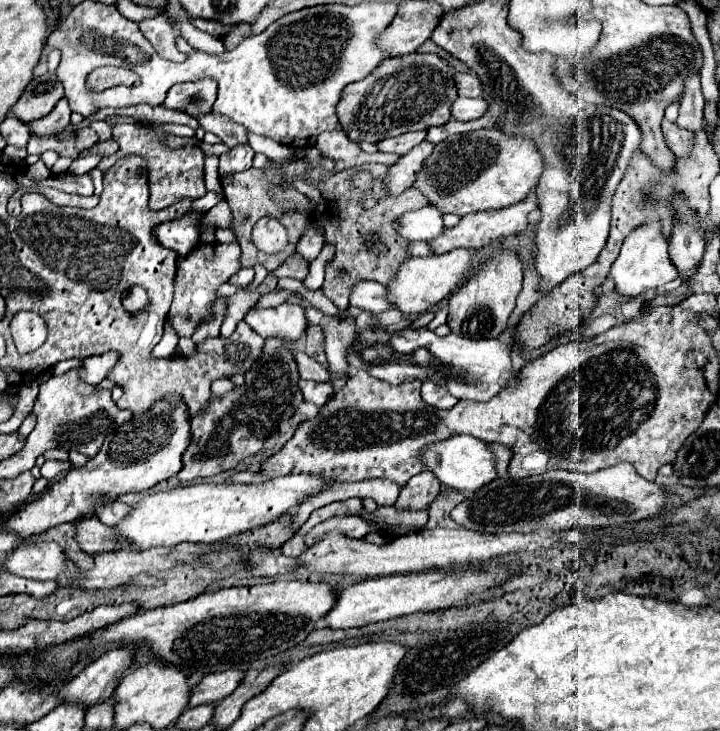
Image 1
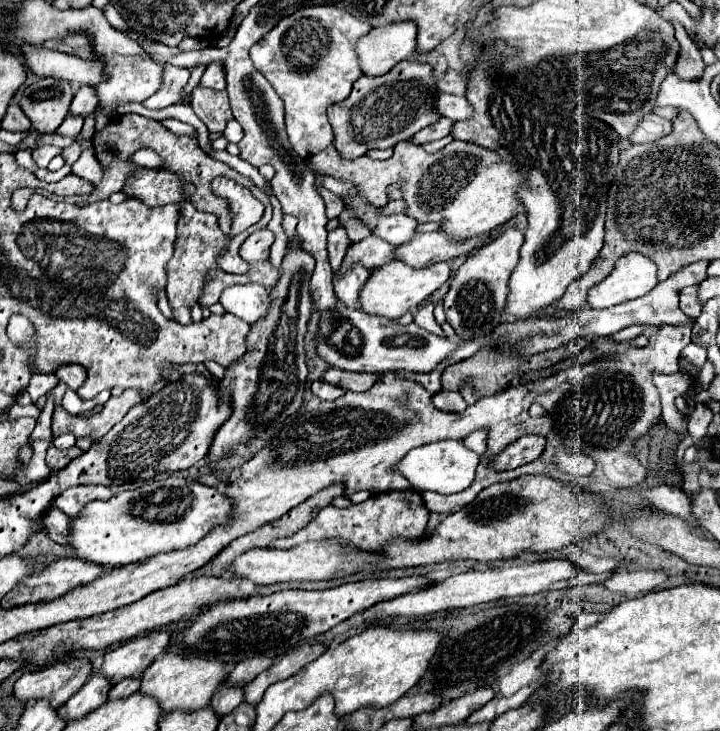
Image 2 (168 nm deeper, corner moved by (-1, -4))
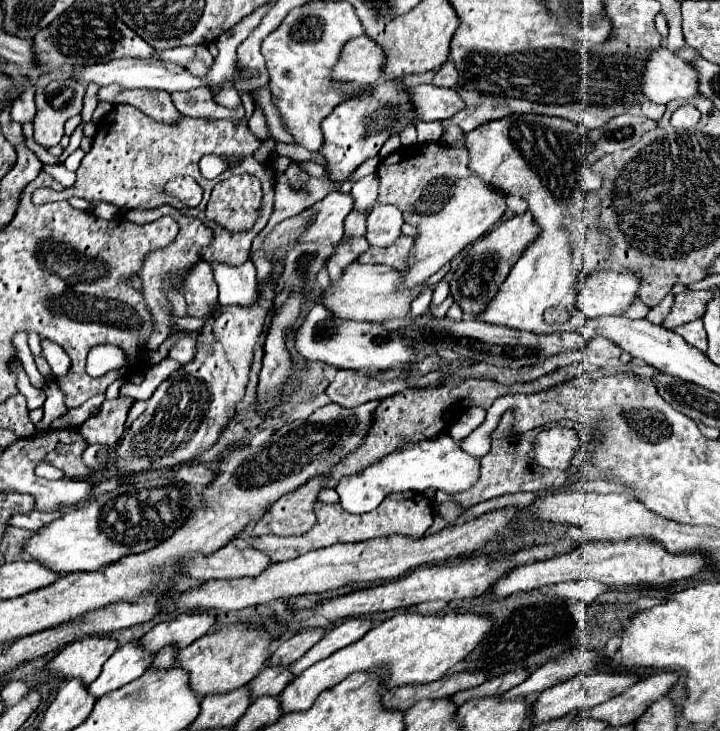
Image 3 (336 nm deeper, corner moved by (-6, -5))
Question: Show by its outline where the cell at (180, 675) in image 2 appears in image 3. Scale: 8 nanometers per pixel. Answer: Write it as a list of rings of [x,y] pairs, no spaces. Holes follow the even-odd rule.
[[[235,623],[207,633],[189,647],[181,649],[177,665],[189,671],[189,683],[201,697],[209,693],[227,693],[227,689],[247,685],[253,677],[259,675],[259,671],[267,663],[267,657],[271,655],[273,641],[273,635],[265,629],[249,627],[249,623]]]

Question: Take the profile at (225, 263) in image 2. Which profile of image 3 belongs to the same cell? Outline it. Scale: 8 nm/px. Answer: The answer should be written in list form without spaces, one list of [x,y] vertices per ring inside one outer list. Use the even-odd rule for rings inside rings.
[[[113,105],[113,109],[97,123],[97,133],[93,139],[91,151],[85,155],[81,167],[77,169],[77,181],[73,187],[65,191],[53,191],[53,189],[37,189],[33,193],[33,203],[49,203],[69,197],[81,197],[85,201],[105,201],[115,205],[117,209],[153,209],[161,205],[177,207],[181,213],[195,217],[203,221],[213,231],[213,243],[203,247],[203,259],[205,261],[223,261],[229,265],[241,265],[249,259],[249,249],[257,233],[267,225],[269,215],[273,211],[273,187],[275,187],[275,173],[269,165],[257,161],[253,153],[261,147],[261,139],[257,139],[249,127],[247,119],[193,119],[183,117],[175,125],[163,125],[159,121],[153,121],[133,105]],[[189,151],[195,151],[195,157],[189,157]],[[207,153],[217,155],[239,155],[243,157],[239,167],[233,167],[225,171],[217,179],[205,179],[199,171],[199,159]],[[195,165],[195,167],[193,167]],[[231,174],[247,174],[259,177],[263,185],[263,209],[259,211],[259,221],[255,227],[247,229],[247,233],[231,233],[229,229],[223,229],[215,225],[213,221],[207,221],[205,207],[211,195],[213,185],[225,180]],[[189,175],[203,187],[203,201],[195,209],[187,209],[179,199],[167,195],[163,191],[163,185],[167,179]]]

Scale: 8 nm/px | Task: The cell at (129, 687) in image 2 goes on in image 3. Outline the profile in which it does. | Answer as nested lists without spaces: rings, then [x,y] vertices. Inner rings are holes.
[[[163,647],[159,653],[157,653],[157,657],[155,657],[155,661],[151,663],[151,667],[165,667],[165,669],[169,669],[169,667],[173,667],[175,665],[175,659],[177,659],[177,649],[175,647]]]

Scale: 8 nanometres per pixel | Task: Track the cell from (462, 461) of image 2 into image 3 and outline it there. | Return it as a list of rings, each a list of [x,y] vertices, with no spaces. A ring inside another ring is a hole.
[[[441,433],[435,439],[419,441],[415,447],[389,453],[363,471],[343,477],[335,491],[339,493],[341,505],[349,513],[367,513],[379,507],[379,503],[391,493],[403,491],[425,491],[427,487],[443,489],[447,493],[457,493],[469,489],[479,479],[479,459],[467,455],[451,435]]]

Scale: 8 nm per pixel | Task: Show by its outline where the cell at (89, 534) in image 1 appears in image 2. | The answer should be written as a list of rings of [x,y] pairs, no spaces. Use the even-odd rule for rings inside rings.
[[[50,508],[50,514],[46,516],[44,522],[44,532],[58,544],[68,544],[68,536],[70,536],[70,522],[72,518],[68,518],[66,514],[62,514],[58,508]]]

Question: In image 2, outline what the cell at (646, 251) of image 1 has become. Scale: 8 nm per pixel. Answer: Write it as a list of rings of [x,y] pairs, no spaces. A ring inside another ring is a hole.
[[[630,252],[622,256],[614,270],[588,292],[590,308],[610,308],[648,294],[658,284],[654,260]]]

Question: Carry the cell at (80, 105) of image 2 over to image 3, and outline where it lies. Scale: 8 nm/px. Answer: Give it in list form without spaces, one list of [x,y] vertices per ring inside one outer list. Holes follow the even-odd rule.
[[[107,85],[101,87],[99,101],[109,101],[113,105],[129,103],[161,123],[175,123],[181,117],[181,113],[171,103],[171,95],[153,89],[123,89],[119,85]]]

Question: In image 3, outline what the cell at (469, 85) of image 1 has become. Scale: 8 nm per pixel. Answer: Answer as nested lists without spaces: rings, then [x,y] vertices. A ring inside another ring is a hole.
[[[443,63],[439,69],[437,69],[437,73],[435,73],[435,77],[433,77],[433,83],[437,85],[437,87],[455,87],[455,83],[457,83],[457,69],[455,69],[455,65],[453,63]]]

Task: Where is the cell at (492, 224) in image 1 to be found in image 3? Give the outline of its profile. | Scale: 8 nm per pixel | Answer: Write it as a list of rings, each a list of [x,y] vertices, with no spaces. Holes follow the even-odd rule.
[[[401,235],[393,245],[389,247],[369,247],[367,253],[359,257],[359,263],[381,263],[397,271],[407,269],[407,253],[413,247],[413,239]]]

